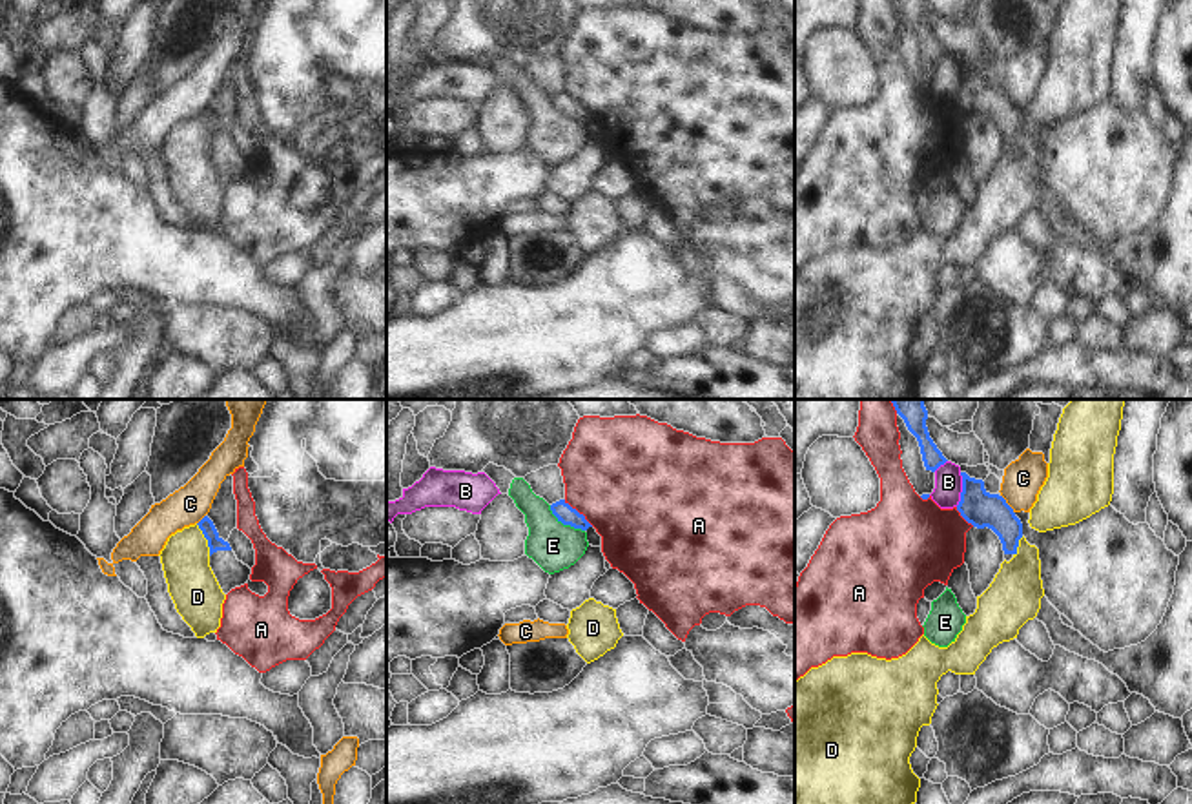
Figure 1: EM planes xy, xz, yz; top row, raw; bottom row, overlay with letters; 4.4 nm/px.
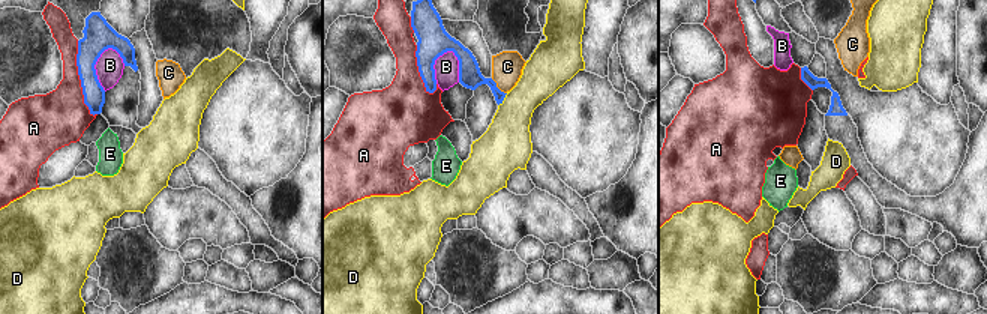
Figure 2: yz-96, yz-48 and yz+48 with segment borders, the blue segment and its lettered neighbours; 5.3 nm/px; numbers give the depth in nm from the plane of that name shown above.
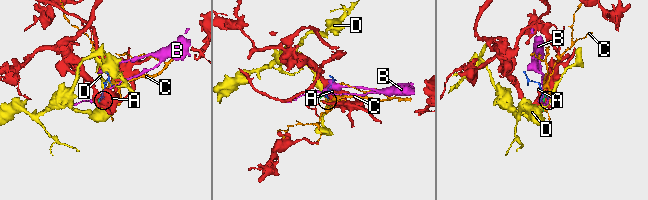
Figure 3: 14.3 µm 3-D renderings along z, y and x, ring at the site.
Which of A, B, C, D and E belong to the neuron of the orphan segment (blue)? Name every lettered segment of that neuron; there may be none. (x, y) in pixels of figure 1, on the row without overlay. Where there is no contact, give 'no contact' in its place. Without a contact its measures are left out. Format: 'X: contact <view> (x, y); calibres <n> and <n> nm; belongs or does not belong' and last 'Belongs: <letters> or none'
A: contact xz (576, 103); calibres 80 and 480 nm; does not belong
B: contact yz (963, 81); calibres 160 and 130 nm; does not belong
C: contact yz (1007, 95); calibres 160 and 180 nm; does not belong
D: contact xy (206, 130); calibres 70 and 220 nm; does not belong
E: contact xz (565, 115); calibres 80 and 220 nm; does not belong
Belongs: none

